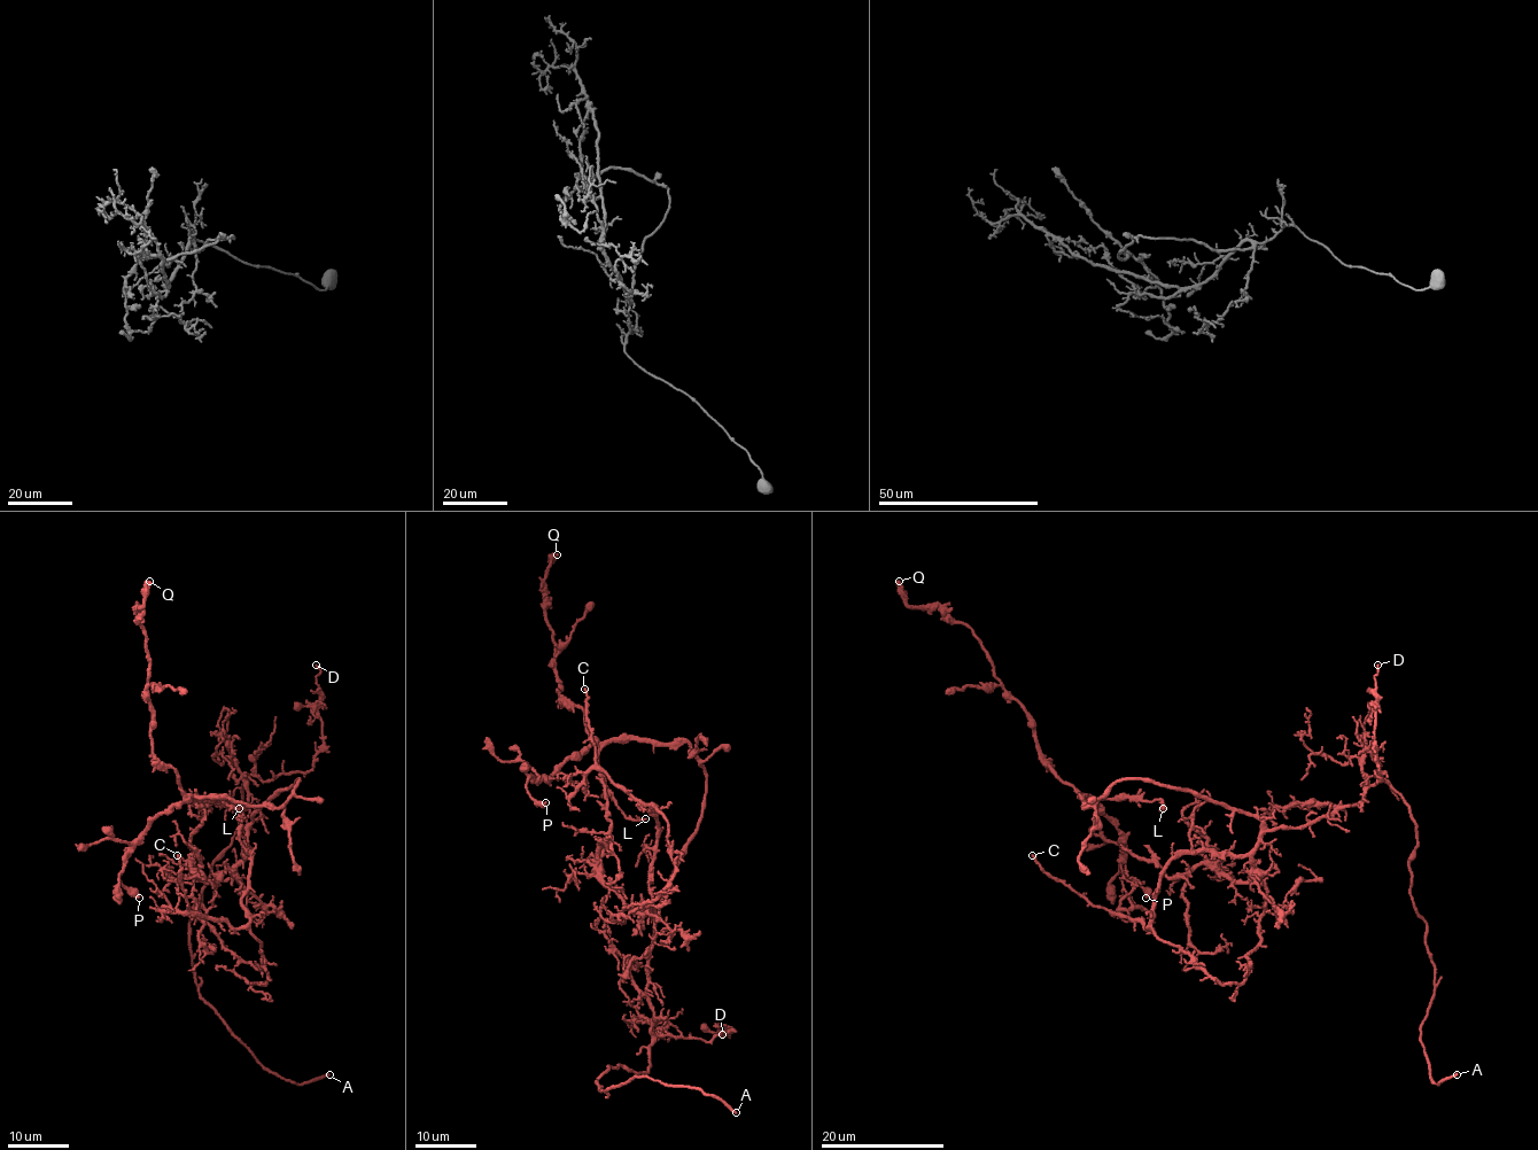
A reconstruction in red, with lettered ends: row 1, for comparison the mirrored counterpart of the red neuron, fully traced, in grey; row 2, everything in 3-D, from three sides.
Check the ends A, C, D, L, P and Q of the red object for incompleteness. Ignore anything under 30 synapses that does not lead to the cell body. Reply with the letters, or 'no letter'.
A

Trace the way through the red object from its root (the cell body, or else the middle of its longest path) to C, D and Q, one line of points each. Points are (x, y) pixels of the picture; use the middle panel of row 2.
C: (663, 895), (654, 917), (649, 872), (658, 822), (649, 809), (657, 808), (626, 793), (596, 763), (584, 689)
D: (663, 895), (647, 966), (647, 994), (654, 1016), (652, 1033), (711, 1042), (721, 1033), (730, 1031), (722, 1034)
Q: (663, 895), (700, 816), (706, 768), (685, 743), (599, 743), (585, 713), (558, 693), (544, 593), (557, 554)

